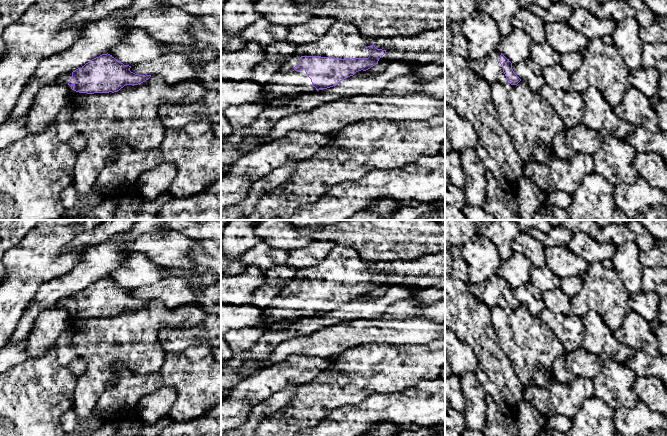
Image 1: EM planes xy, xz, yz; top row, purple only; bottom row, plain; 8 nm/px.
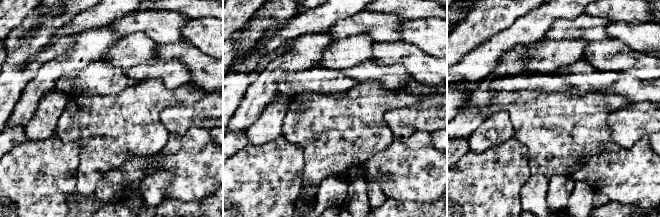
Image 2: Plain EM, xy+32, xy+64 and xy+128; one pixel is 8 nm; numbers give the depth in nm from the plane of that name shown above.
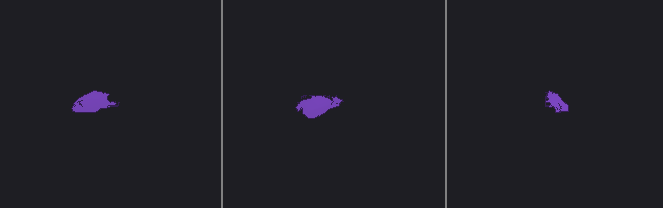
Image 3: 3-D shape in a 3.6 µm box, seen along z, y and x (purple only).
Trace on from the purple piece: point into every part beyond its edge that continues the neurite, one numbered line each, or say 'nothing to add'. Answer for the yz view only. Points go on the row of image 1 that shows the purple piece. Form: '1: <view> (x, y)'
1: yz (489, 68)

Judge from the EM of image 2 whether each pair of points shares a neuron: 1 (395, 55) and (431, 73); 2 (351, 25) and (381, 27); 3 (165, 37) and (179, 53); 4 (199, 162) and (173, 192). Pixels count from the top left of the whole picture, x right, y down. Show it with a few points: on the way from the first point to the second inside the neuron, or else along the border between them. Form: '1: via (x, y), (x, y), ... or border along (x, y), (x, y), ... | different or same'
1: via (404, 53), (410, 53), (422, 65) | same
2: via (358, 25), (374, 25) | same
3: border along (186, 42), (157, 44) | different
4: via (196, 169), (180, 185) | same

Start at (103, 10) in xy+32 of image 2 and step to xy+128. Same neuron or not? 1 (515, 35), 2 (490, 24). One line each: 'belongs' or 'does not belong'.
1: belongs
2: does not belong

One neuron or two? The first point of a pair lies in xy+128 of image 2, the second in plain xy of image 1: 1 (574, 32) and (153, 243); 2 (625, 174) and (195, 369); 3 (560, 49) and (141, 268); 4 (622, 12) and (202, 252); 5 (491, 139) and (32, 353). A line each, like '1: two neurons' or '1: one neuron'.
1: one neuron
2: one neuron
3: one neuron
4: two neurons
5: one neuron

